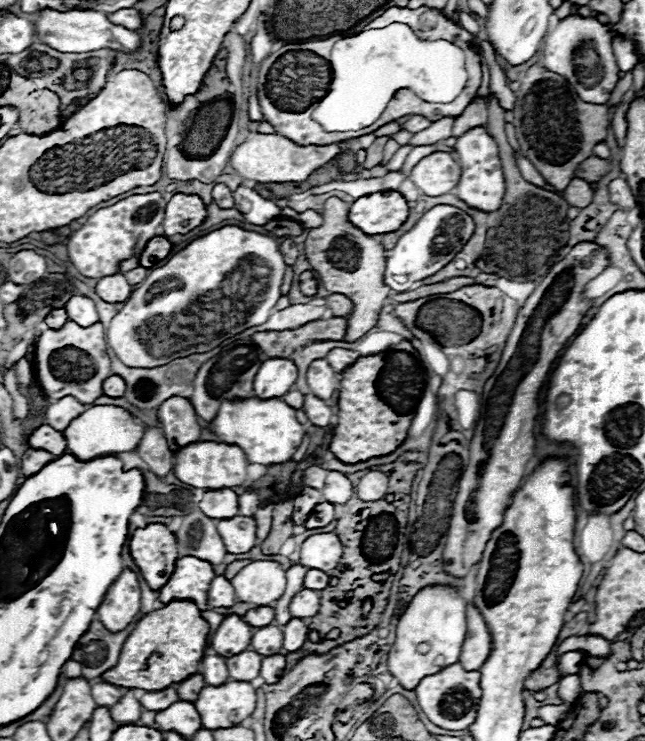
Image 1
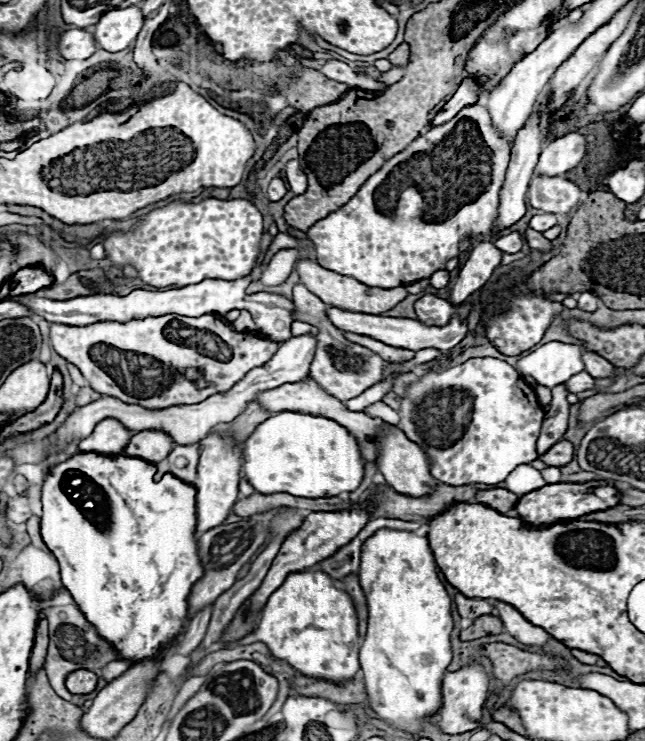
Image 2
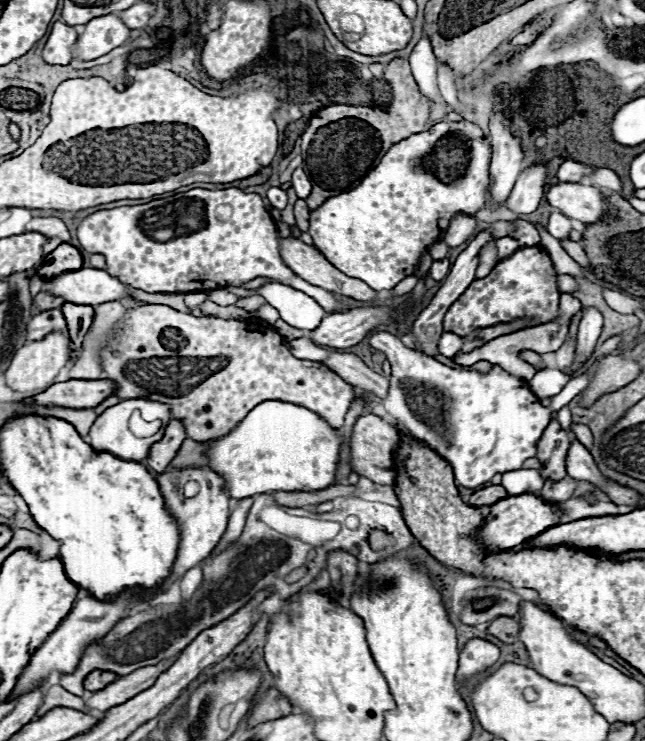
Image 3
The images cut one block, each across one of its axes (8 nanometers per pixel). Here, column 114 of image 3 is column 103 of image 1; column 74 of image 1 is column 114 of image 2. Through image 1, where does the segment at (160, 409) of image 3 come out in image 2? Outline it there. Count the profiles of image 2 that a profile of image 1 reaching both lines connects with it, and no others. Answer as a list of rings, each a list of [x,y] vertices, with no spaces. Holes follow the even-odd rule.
[[[104,418],[96,424],[94,432],[88,438],[82,438],[78,448],[80,452],[96,452],[102,456],[120,456],[124,454],[130,438],[136,430],[128,430],[116,418]]]

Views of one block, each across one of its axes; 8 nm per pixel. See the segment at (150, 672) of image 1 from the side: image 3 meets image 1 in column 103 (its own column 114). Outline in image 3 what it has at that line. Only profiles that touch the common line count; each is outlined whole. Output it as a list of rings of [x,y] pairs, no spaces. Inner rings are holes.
[[[94,670],[84,678],[84,688],[90,692],[96,692],[100,688],[106,688],[112,680],[116,680],[118,676],[112,672],[104,672],[104,670]]]

